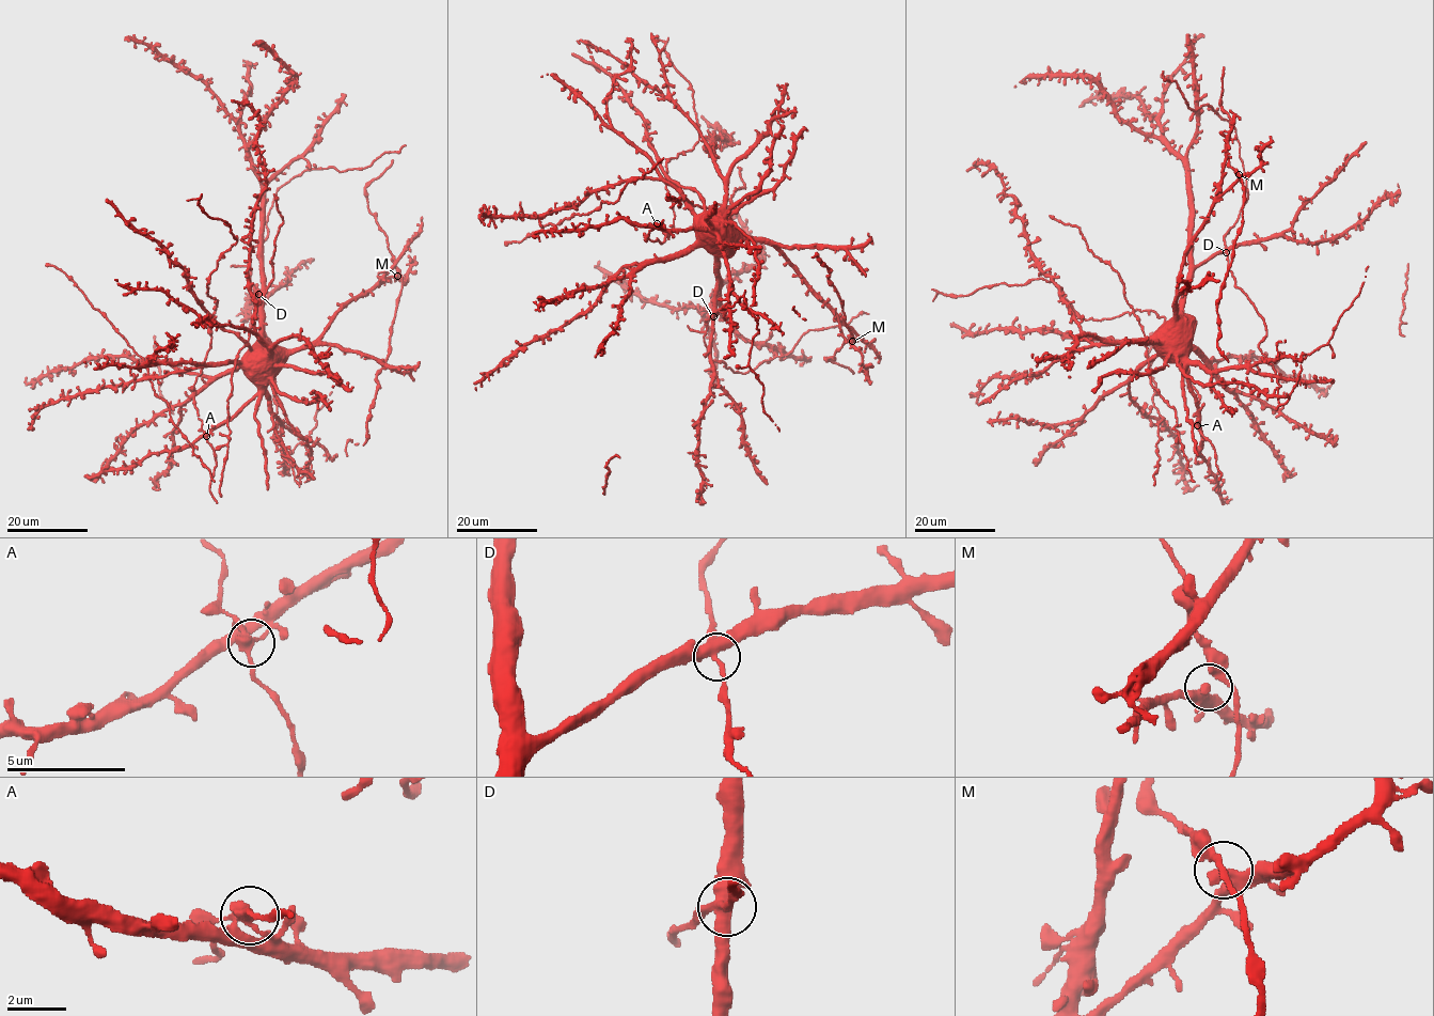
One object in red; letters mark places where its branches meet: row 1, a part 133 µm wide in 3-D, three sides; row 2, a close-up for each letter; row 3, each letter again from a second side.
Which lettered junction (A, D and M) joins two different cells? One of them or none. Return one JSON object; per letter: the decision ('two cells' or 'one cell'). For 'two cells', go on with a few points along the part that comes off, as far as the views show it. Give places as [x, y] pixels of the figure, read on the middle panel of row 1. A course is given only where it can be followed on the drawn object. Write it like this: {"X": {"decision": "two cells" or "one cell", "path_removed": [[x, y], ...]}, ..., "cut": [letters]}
{"A": {"decision": "one cell"}, "D": {"decision": "one cell"}, "M": {"decision": "one cell"}, "cut": []}

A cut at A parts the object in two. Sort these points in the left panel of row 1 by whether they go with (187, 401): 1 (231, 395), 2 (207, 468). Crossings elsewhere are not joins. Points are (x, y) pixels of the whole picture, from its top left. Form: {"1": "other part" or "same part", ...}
{"1": "other part", "2": "same part"}

